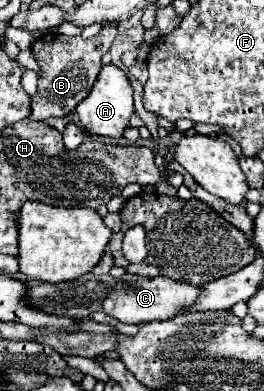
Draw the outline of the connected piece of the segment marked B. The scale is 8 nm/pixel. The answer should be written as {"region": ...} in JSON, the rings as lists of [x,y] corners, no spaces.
{"region":[[[106,24],[100,34],[92,38],[70,38],[62,34],[44,34],[33,43],[31,51],[34,54],[42,74],[38,78],[38,96],[32,98],[32,120],[44,120],[48,116],[66,116],[70,114],[76,104],[88,96],[92,90],[92,84],[96,82],[96,76],[102,68],[102,56],[110,50],[112,42],[116,38],[116,26]]]}

